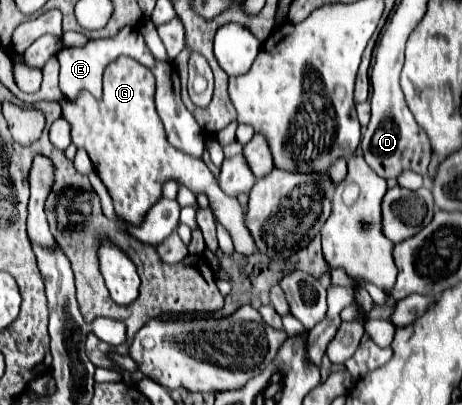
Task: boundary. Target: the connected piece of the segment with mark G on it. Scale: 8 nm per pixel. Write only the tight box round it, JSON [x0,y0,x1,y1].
[60,57,258,255]

